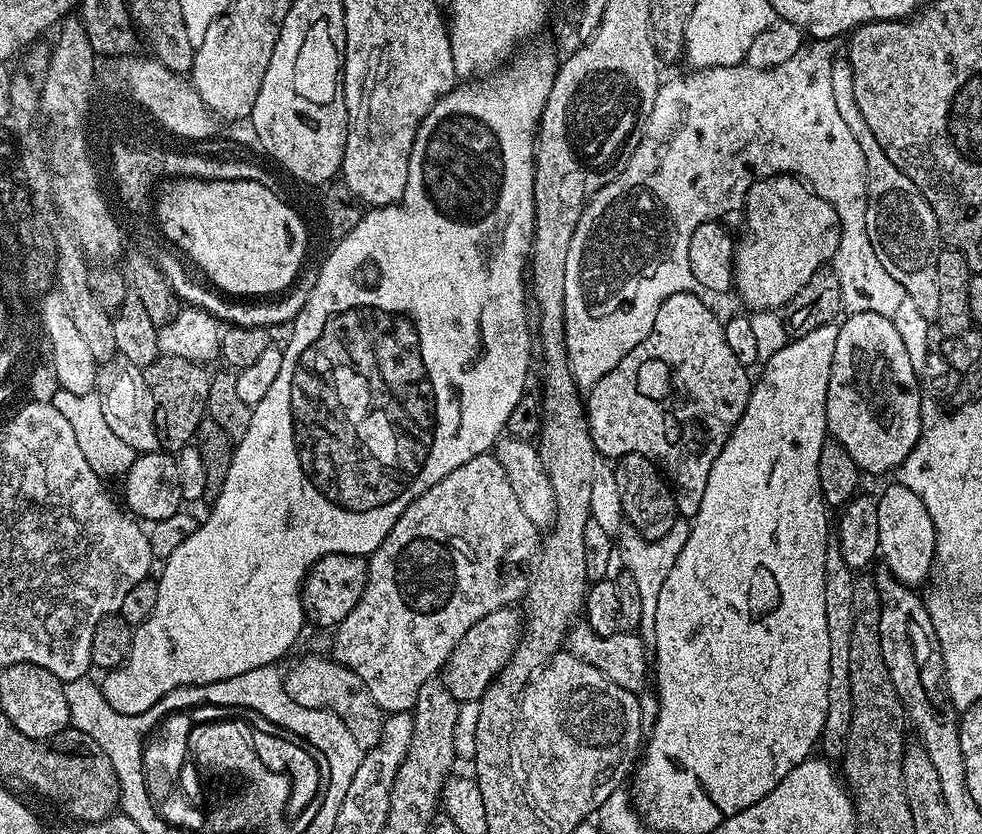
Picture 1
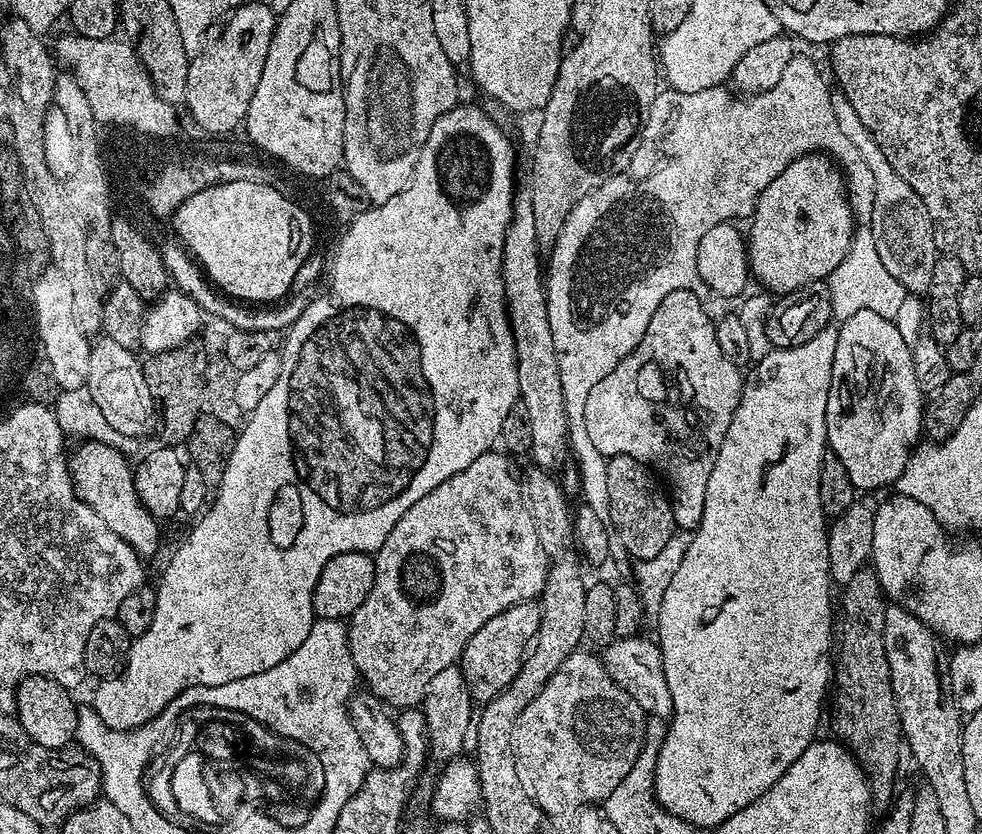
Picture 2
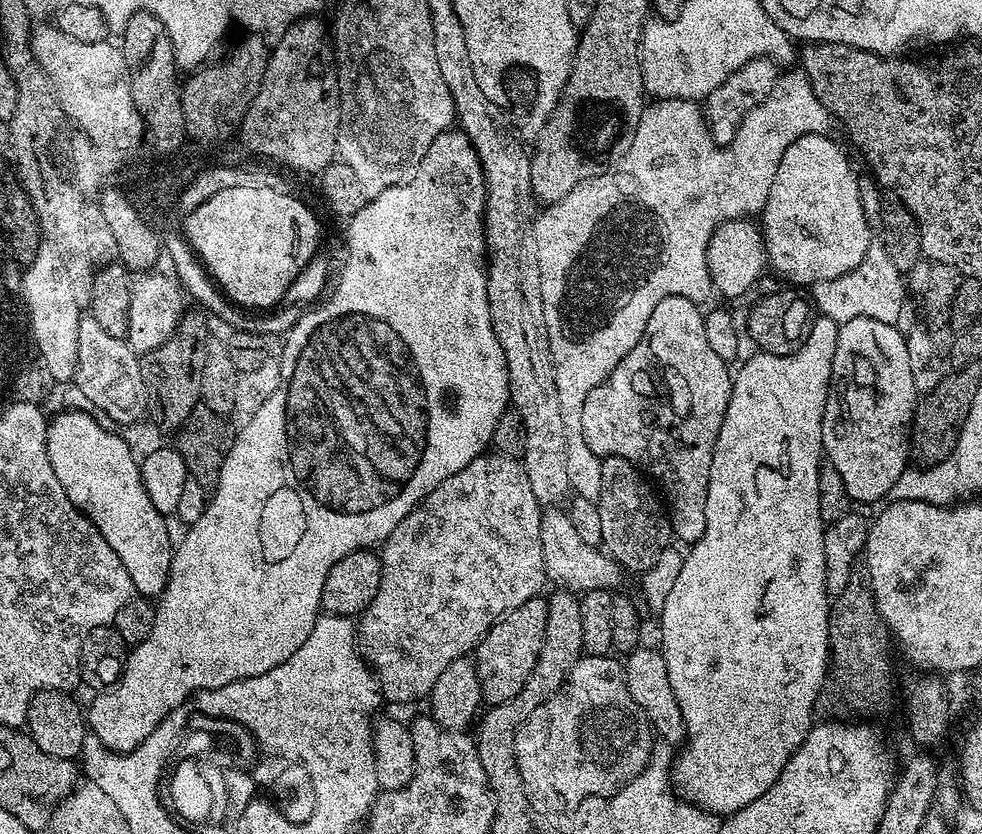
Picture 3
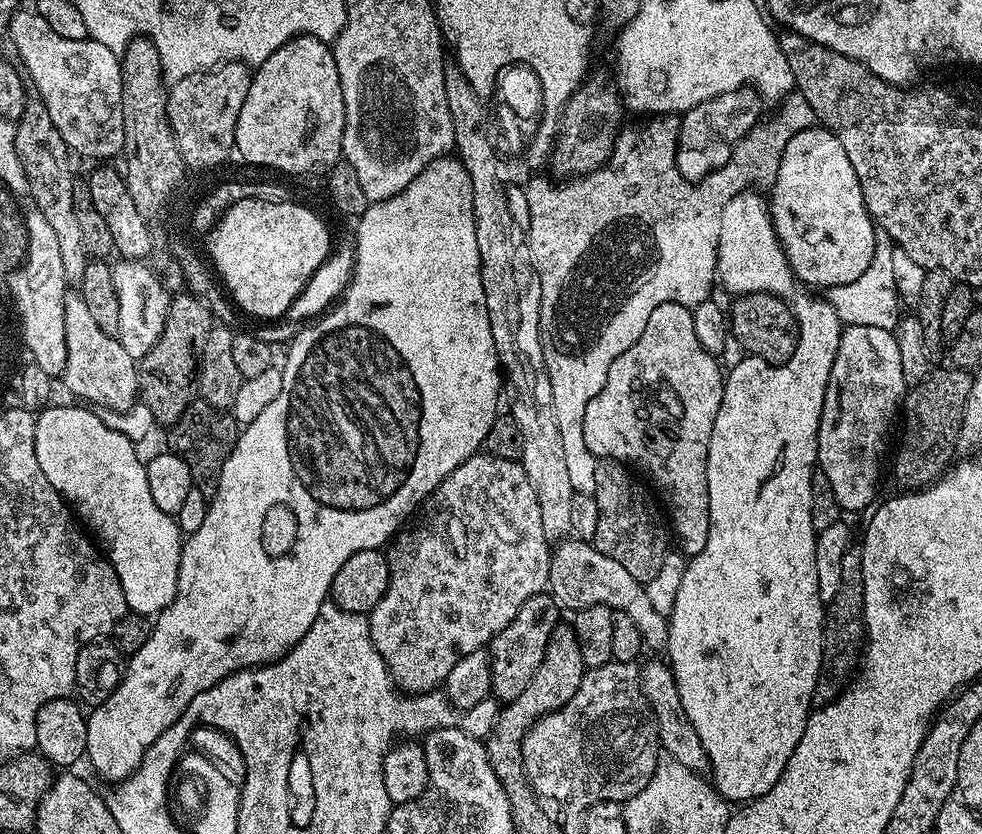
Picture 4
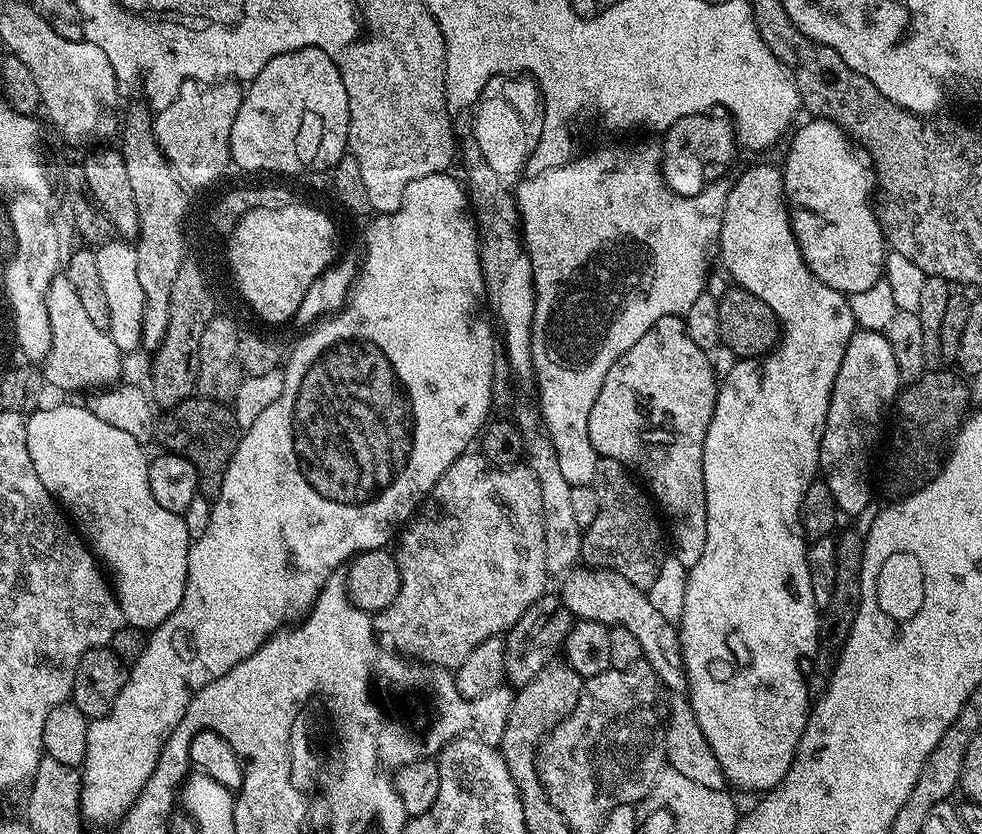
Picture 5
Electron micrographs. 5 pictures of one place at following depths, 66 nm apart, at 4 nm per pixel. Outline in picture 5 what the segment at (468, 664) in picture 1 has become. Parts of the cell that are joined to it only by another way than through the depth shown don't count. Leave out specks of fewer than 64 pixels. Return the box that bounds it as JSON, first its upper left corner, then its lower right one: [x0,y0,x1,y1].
[504,594,574,690]

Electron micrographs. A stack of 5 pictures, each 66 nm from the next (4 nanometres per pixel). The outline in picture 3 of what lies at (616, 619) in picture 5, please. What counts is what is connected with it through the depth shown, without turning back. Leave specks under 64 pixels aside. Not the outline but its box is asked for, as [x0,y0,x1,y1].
[539,508,622,594]

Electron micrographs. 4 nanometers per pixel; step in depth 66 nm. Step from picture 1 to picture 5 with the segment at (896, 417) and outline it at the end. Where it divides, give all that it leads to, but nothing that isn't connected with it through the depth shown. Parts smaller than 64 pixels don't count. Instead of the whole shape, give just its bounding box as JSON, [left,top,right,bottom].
[819,330,901,518]

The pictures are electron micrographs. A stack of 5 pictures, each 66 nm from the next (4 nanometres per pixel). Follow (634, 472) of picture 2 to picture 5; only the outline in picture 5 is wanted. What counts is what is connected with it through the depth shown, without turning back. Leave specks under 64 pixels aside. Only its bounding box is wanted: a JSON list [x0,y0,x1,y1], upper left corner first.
[580,456,666,590]

